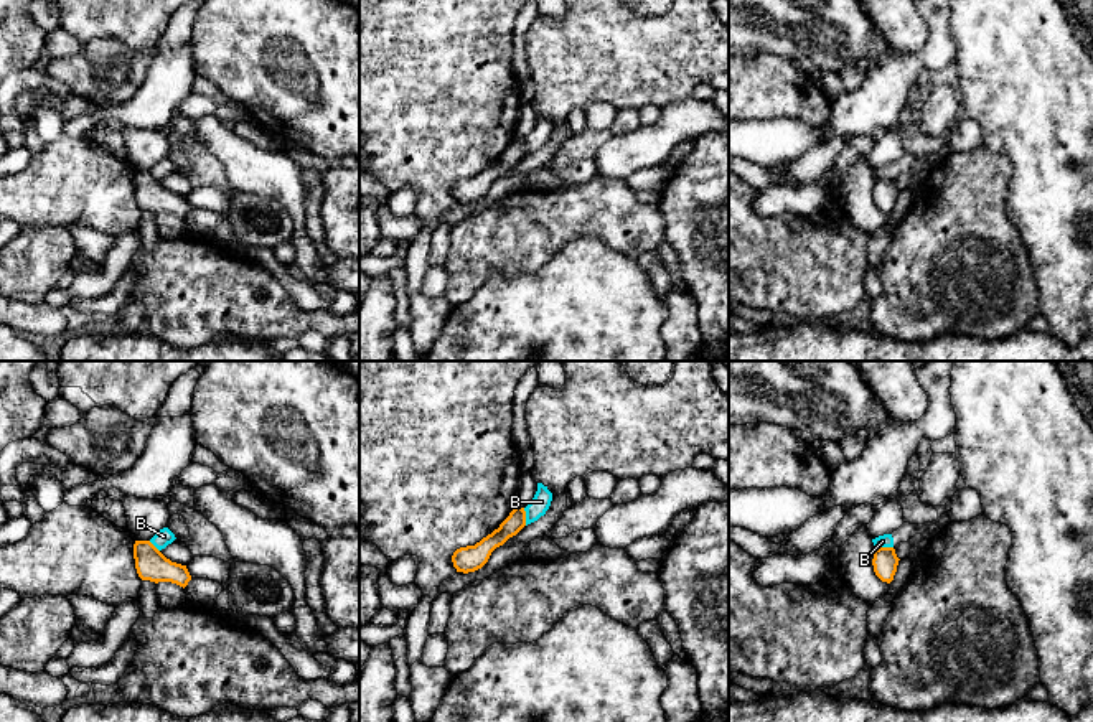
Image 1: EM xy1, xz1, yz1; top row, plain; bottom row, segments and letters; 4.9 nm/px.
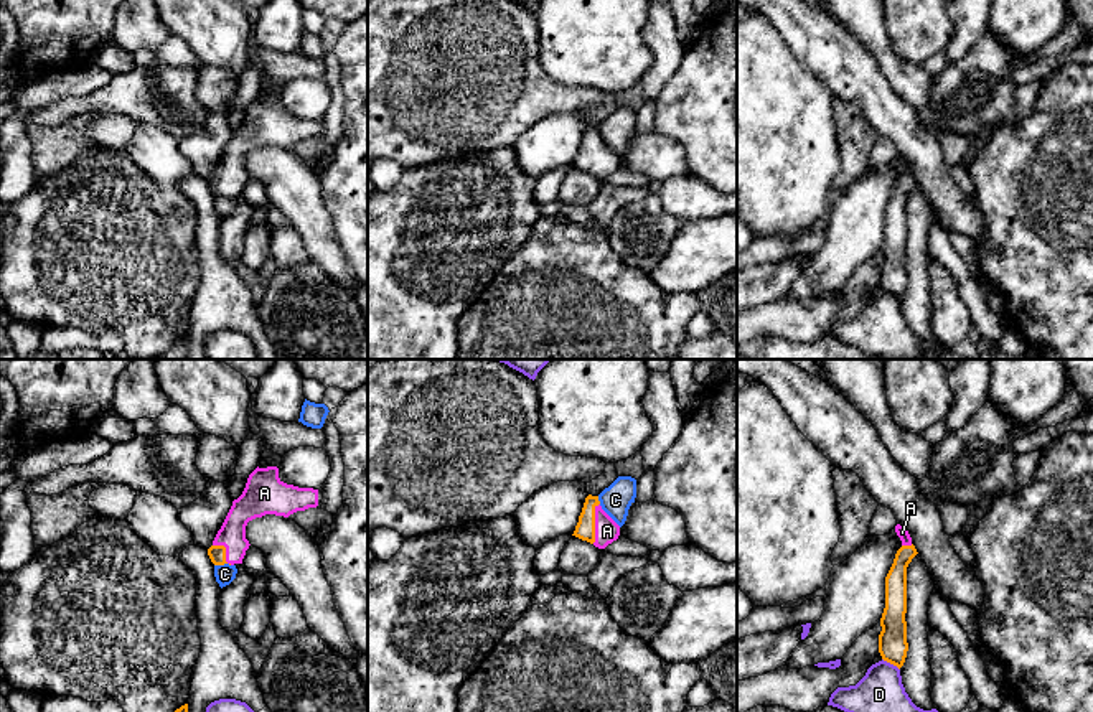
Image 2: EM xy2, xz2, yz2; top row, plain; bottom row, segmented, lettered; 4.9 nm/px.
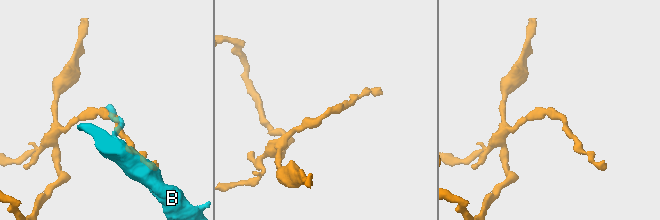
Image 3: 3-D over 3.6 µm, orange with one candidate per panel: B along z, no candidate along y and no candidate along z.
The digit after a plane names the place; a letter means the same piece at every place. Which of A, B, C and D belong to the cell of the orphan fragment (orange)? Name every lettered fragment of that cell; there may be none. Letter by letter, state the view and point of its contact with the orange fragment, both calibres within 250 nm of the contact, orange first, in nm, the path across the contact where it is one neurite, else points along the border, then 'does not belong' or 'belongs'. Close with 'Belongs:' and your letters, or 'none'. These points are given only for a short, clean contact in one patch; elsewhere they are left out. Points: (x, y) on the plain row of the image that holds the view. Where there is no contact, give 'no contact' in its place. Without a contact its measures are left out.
A: xz2 (594, 154) | 100/120 nm | across xz2 (586, 159), (594, 154), (607, 162) | belongs
B: xz1 (525, 147) | 90/90 nm | along xz1 (523, 139), (526, 155) | does not belong
C: xy2 (223, 195) | 80/100 nm | along xy2 (215, 195), (229, 196) | does not belong
D: yz2 (891, 294) | 140/260 nm | does not belong
Belongs: A

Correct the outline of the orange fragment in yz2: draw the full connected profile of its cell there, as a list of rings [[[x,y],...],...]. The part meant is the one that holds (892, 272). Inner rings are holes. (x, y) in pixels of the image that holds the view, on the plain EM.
[[[897,155],[895,163],[902,171],[894,194],[885,208],[885,239],[880,249],[882,262],[879,265],[879,283],[884,292],[903,297],[908,274],[907,274],[907,198],[918,185],[912,175],[908,162]]]

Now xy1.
[[[135,171],[134,190],[142,211],[171,213],[183,219],[191,211],[186,196],[167,190],[150,171]]]

